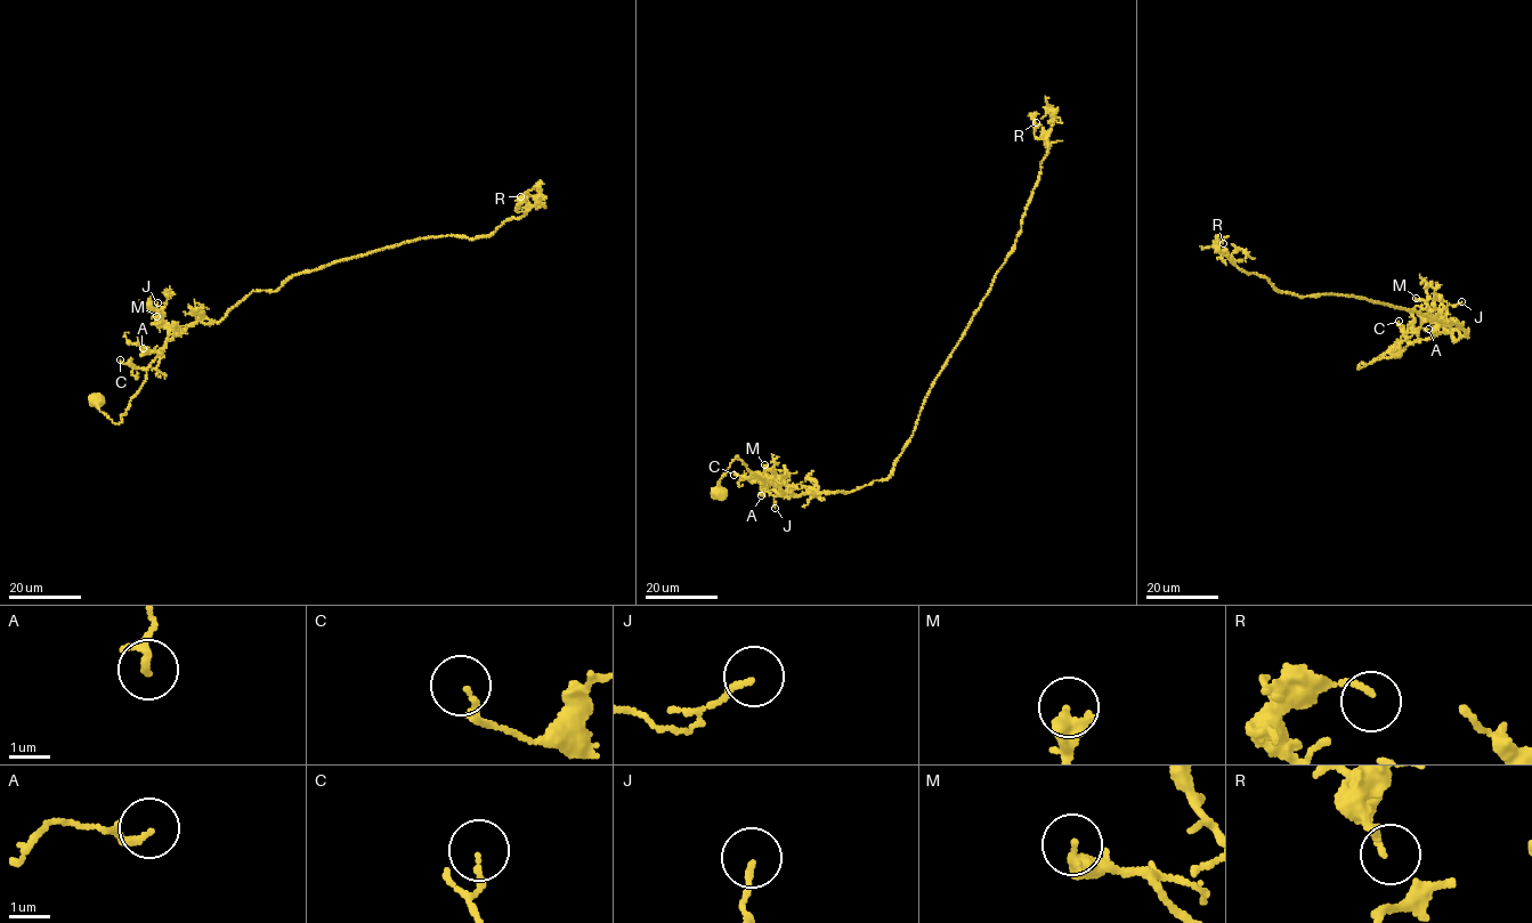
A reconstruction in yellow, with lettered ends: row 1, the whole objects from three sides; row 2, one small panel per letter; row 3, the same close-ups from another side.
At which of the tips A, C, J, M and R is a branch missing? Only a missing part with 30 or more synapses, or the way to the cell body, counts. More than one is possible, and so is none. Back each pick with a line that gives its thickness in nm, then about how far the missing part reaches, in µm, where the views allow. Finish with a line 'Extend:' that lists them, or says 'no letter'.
Extend: no letter

